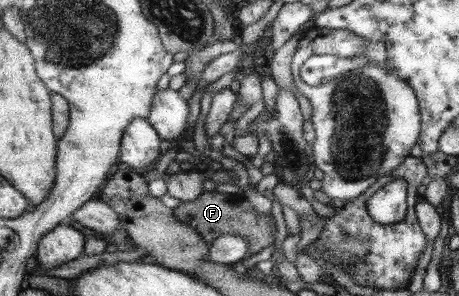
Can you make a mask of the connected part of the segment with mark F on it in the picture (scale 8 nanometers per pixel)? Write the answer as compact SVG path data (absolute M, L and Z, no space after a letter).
M205 191L196 200L192 202L180 203L173 208L176 218L180 222L188 222L190 226L196 229L204 239L204 242L210 244L221 234L238 234L246 236L249 255L256 254L268 246L272 246L277 233L276 221L271 212L260 213L254 209L250 200L244 194L228 194L219 191Z

